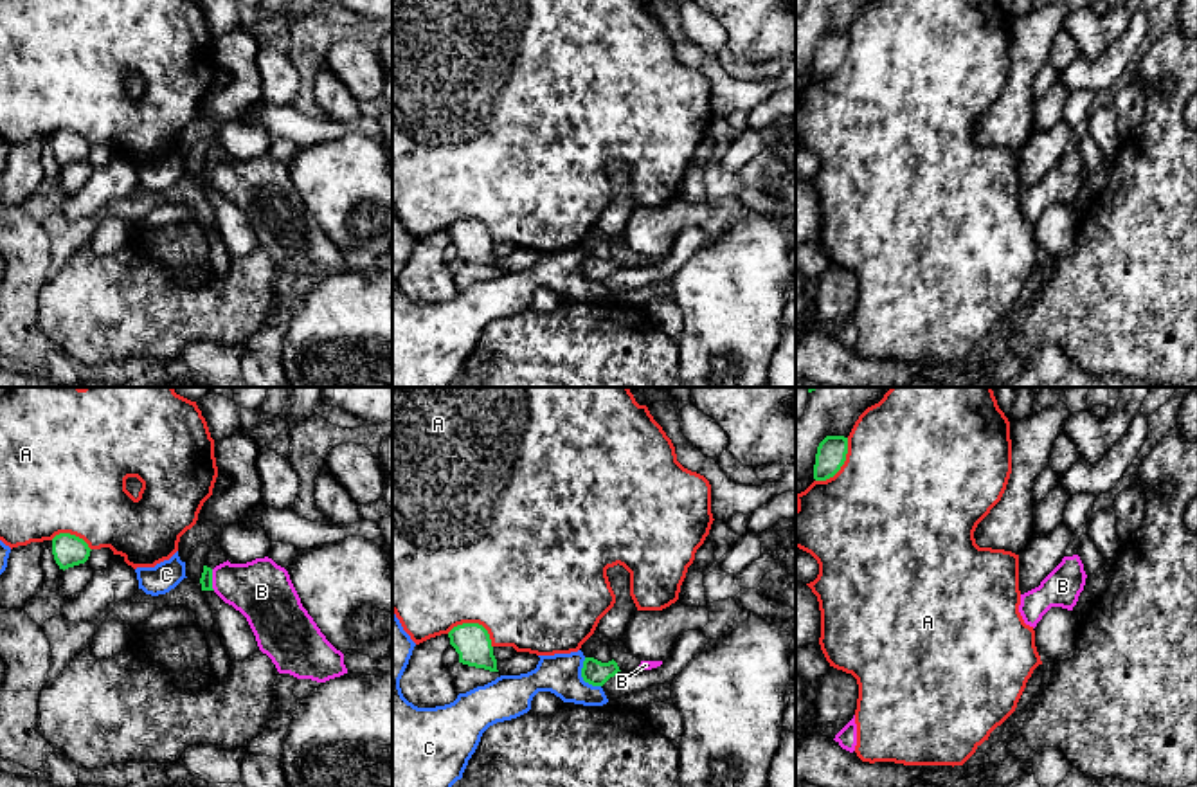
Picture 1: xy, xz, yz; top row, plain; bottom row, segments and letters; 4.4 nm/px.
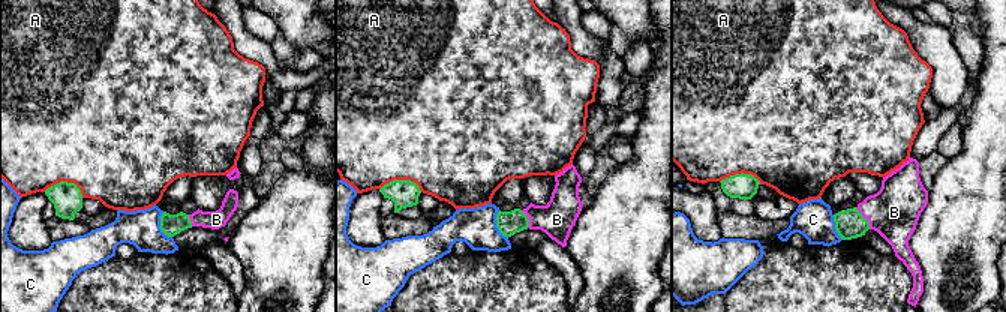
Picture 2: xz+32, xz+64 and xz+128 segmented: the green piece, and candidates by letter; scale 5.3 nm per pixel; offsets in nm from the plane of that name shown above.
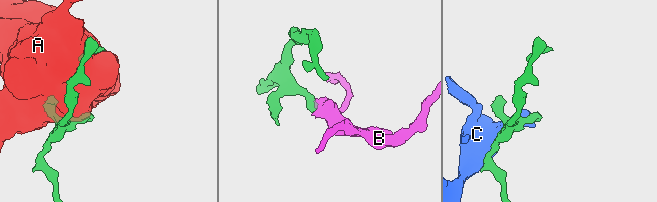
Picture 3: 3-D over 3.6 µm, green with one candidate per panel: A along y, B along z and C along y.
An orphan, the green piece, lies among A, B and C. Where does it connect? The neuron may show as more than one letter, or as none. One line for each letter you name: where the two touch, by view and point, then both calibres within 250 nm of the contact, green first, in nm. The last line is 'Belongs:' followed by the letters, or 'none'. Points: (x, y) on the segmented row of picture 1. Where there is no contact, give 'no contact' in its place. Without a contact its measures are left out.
B: meets green in xy at (211, 580); 60 nm thick on the green side, 280 nm on the other
Belongs: B

